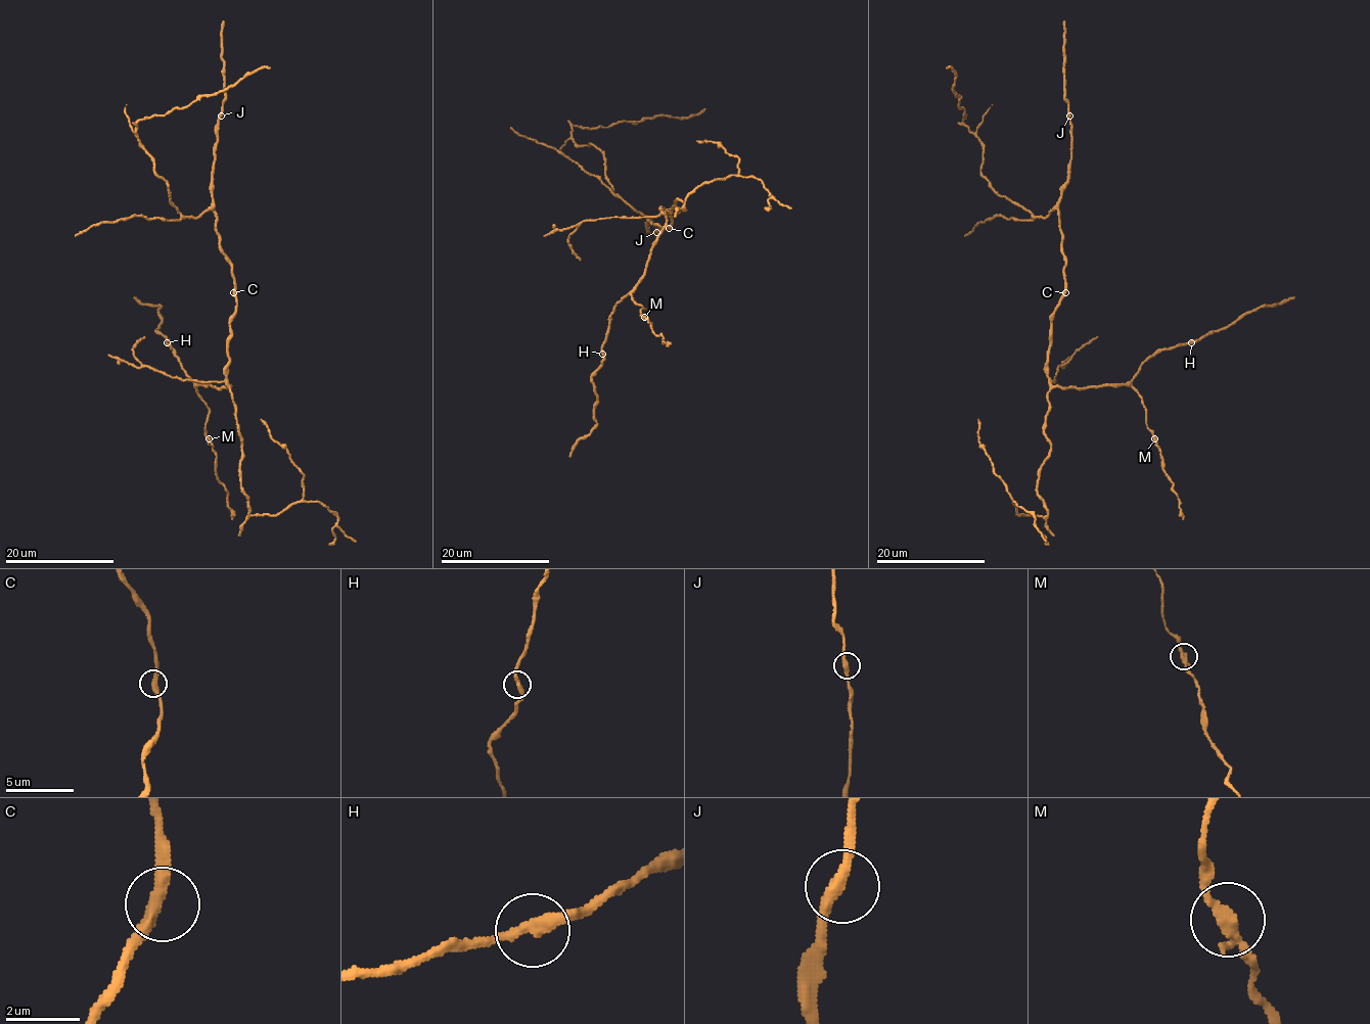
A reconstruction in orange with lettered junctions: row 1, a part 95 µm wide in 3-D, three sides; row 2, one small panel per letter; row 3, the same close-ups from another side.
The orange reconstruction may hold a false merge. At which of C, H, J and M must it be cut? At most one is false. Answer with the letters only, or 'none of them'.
none of them

